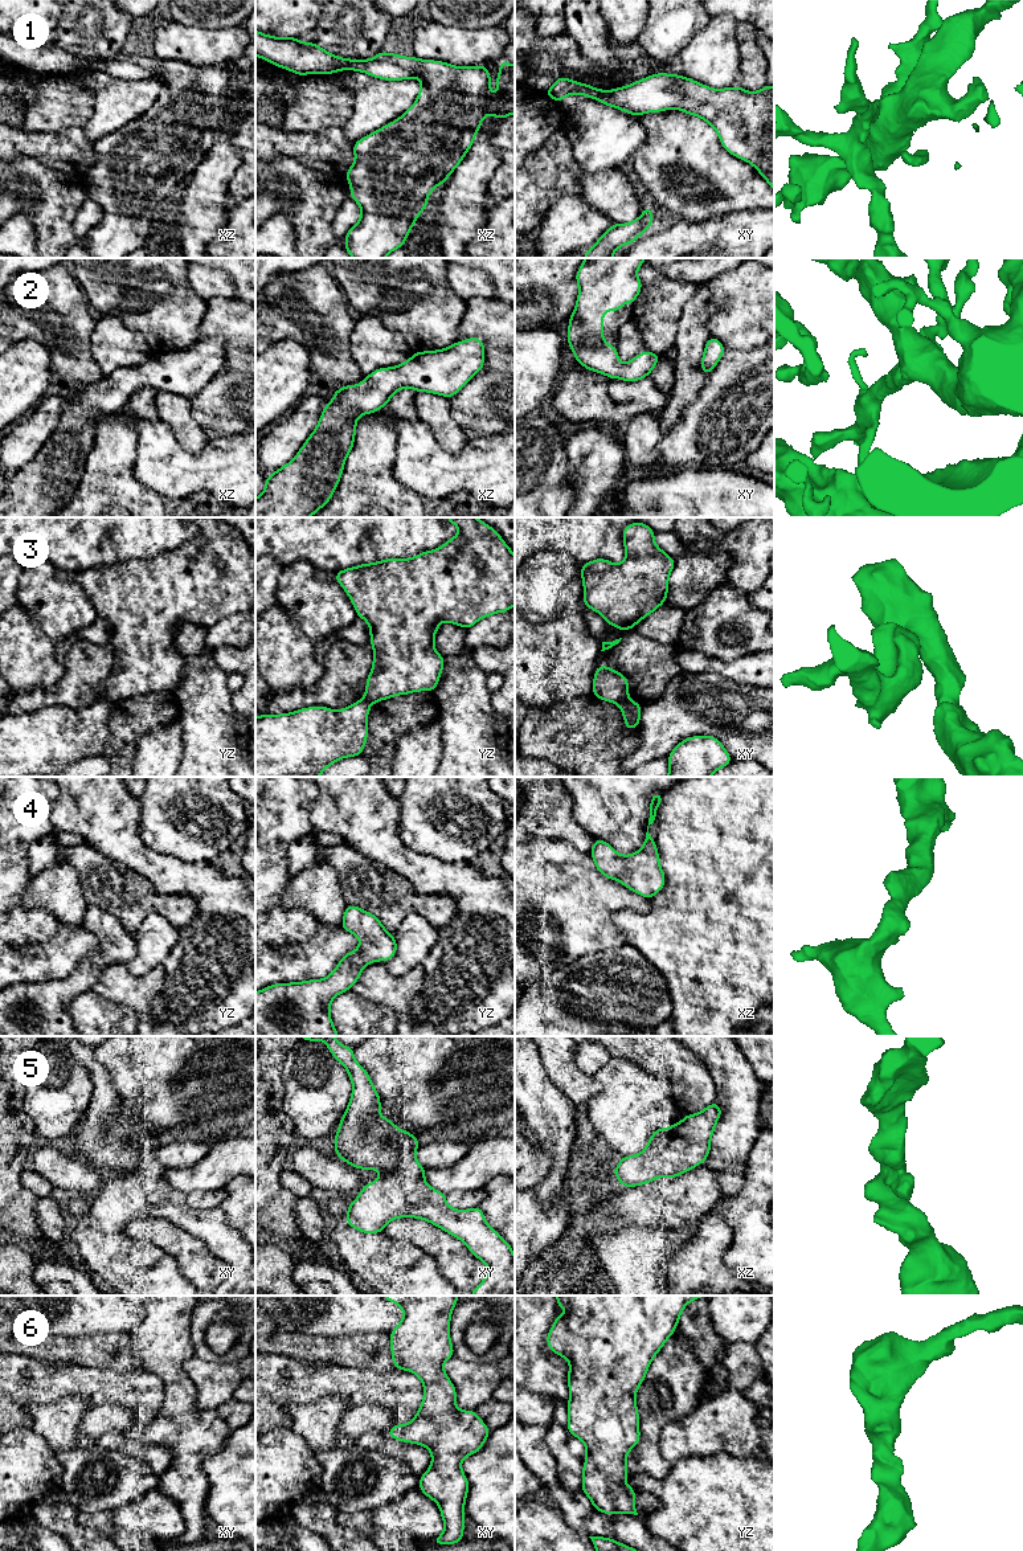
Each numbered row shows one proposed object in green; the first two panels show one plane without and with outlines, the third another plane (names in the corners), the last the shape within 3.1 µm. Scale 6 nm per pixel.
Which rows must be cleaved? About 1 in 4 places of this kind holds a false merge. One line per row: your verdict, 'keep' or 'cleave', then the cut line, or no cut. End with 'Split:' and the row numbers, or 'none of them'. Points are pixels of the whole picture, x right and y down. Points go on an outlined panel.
1: keep | no cut
2: keep | no cut
3: cleave | xy (627, 698), (618, 704)
4: keep | no cut
5: keep | no cut
6: keep | no cut
Split: 3

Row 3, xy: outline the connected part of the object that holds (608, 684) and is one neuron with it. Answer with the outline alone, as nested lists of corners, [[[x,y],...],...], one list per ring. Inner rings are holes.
[[[598,666],[593,679],[593,696],[619,704],[629,699],[629,682],[614,668]]]

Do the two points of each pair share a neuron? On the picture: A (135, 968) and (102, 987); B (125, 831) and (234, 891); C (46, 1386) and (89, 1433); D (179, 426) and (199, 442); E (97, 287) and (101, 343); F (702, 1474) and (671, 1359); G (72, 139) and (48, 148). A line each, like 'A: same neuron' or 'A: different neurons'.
A: different neurons
B: same neuron
C: different neurons
D: same neuron
E: different neurons
F: different neurons
G: same neuron

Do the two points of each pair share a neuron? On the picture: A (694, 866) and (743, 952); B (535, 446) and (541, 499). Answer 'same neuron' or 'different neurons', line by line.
A: same neuron
B: same neuron

